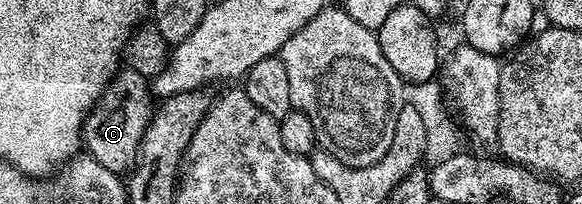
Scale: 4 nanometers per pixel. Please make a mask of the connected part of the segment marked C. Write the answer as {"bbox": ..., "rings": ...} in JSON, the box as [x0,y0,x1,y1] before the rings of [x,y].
{"bbox":[82,70,154,174],"rings":[[[121,70],[109,80],[104,93],[96,99],[96,104],[84,117],[82,144],[87,155],[92,156],[106,170],[124,174],[136,162],[140,144],[152,121],[154,93],[149,77],[131,70]]]}

